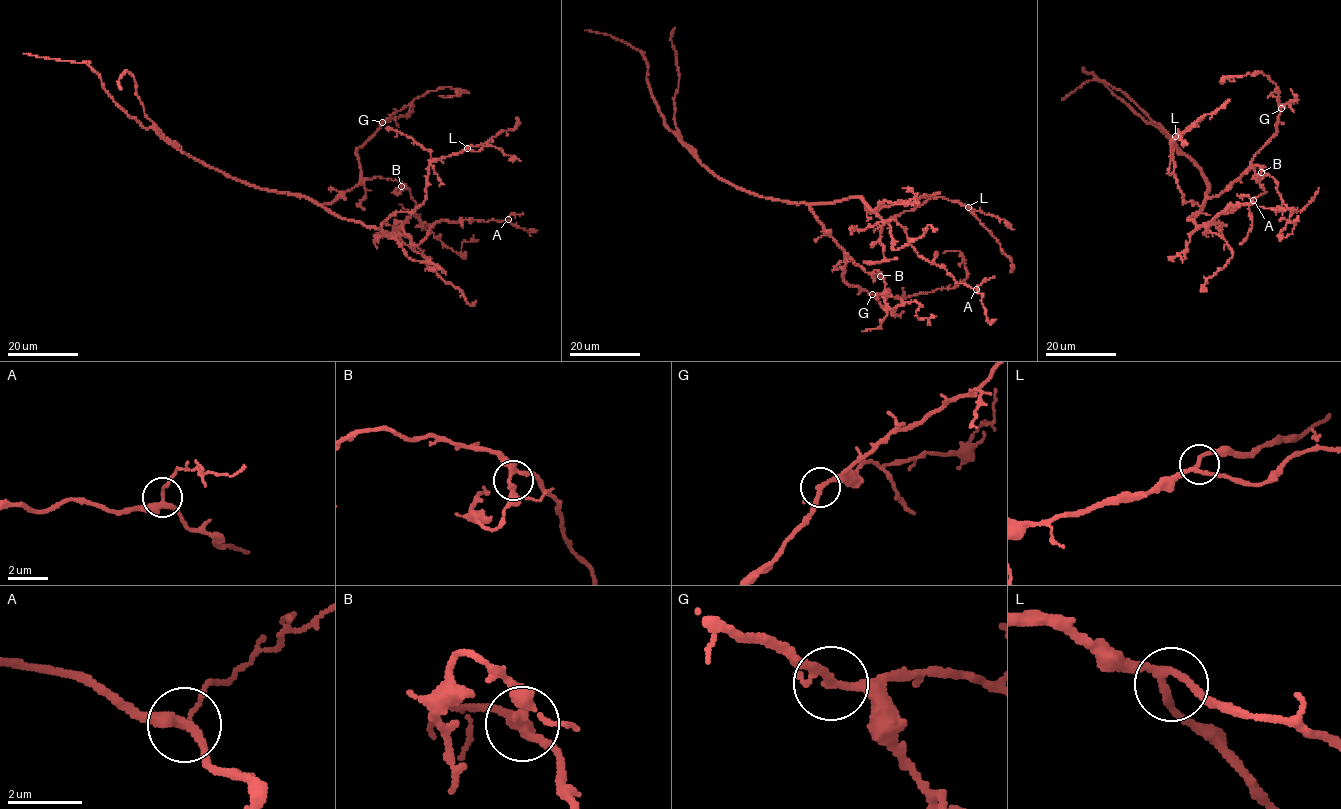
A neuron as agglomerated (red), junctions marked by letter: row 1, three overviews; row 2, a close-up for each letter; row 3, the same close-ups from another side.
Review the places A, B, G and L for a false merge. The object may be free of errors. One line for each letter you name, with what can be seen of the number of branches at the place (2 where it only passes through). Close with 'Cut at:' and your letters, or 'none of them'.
Cut at: none of them

